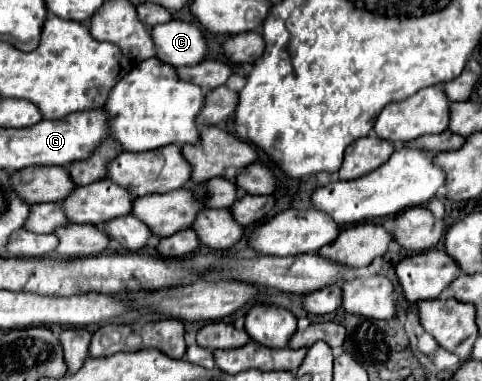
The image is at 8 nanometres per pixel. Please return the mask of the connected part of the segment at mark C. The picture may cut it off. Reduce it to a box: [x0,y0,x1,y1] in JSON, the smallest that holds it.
[151,20,207,66]

